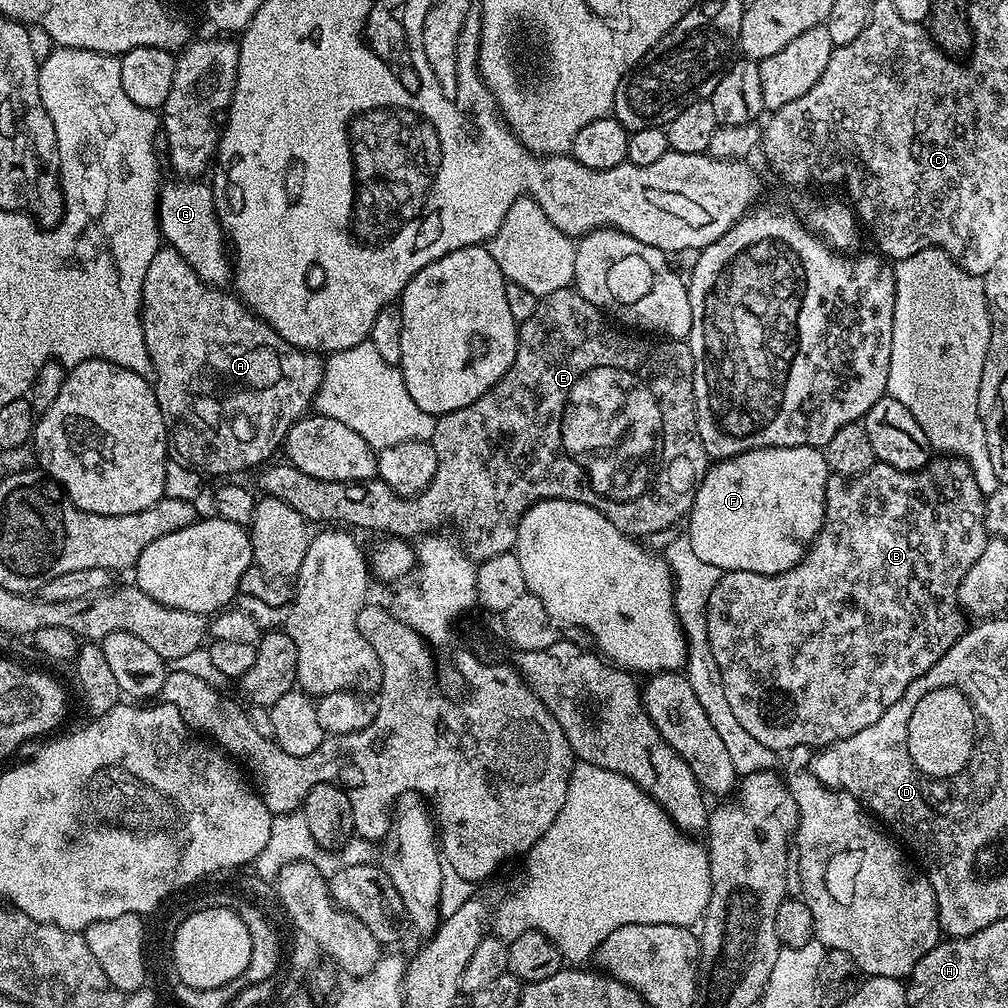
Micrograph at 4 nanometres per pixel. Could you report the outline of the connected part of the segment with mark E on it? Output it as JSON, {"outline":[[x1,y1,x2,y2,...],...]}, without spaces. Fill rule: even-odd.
{"outline":[[569,286,562,290,554,290,554,294,546,294,539,297,534,306,534,314,530,314,530,318,526,318,519,325,516,338,516,353,510,370,506,370,503,378,489,392,478,397,470,406,462,406,458,410,447,412,445,416,436,417,437,433,443,436,444,432,444,452,442,448,442,451,436,457,434,478,421,492,416,493,413,497,399,496,395,490,390,486,386,486,383,480,379,478,361,481,323,480,322,478,314,478,314,474,302,474,302,470,298,470,293,464,287,462,281,462,281,464,272,462,263,469,265,472,260,476,261,489,259,491,265,496,273,496,282,502,286,502,286,506,294,506,294,510,298,510,298,514,302,514,304,520,311,522,313,525,320,524,316,526,347,526,352,530,369,528,372,532,384,532,380,534,391,534,396,538,413,538,412,536,423,538,429,534,436,534,441,530,447,529,444,528,447,524,453,524,457,532,455,532,455,535,458,537,465,553,473,562,489,560,503,552,513,551,516,546,518,522,522,518,522,514,526,514,526,510,530,510,530,506,534,506,543,500,573,500,579,504,590,506,594,510,601,512,624,535,633,538,644,538,640,536,652,536,655,532,664,532,671,524,676,524,679,520,681,523,688,513,692,511,692,503,696,497,696,486,700,483,701,476,710,467,710,458,702,446,702,438,698,434,698,422,696,421,694,358,692,357,690,346,685,341,669,340,667,338,655,340,645,338,640,334,627,336,626,333,619,332,619,330,624,330,619,327,616,327,617,329,611,328,611,326,616,327,605,319,599,308,596,308,590,302,586,302,586,298,582,298,582,294,576,291,575,287],[596,370,616,370,618,372,618,380,612,380,612,382,610,380,596,380,596,378,590,376],[570,412,578,412,578,426,584,426,584,430,588,430,592,434,600,434,600,436,598,438,590,438,584,432,582,432,582,436,578,432,564,432,564,430,578,430,574,426,570,426,570,428,566,426,566,420,568,420],[608,456,616,458,616,470,612,470,614,476,610,476],[646,482,650,482,650,486,654,486,654,490,644,498,642,488,644,488]]}

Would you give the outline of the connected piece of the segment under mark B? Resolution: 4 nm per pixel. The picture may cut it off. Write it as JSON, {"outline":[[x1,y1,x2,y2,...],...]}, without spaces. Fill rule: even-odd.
{"outline":[[936,458,927,468,919,472,903,472,889,464,875,463,870,470,860,476,829,475,826,486,826,506,824,507,824,525,817,534,808,555,796,563,790,570,782,574,754,574,746,570,723,573,710,593,706,606,706,631,709,635,710,650,718,662,725,684,727,701,734,710,738,723,762,745,773,750,787,750,794,746,807,746,819,750,834,746,840,740,850,738,854,734,866,730,866,726,874,726,878,718,919,676,924,676,938,663,942,654,958,642,958,638,966,631,965,613,959,602,959,584,966,572,986,549,990,539,988,527,984,524,984,502,986,497,978,490,978,482,974,482,974,474,965,460,959,458],[956,480,960,483,960,492,952,492,956,488]]}

